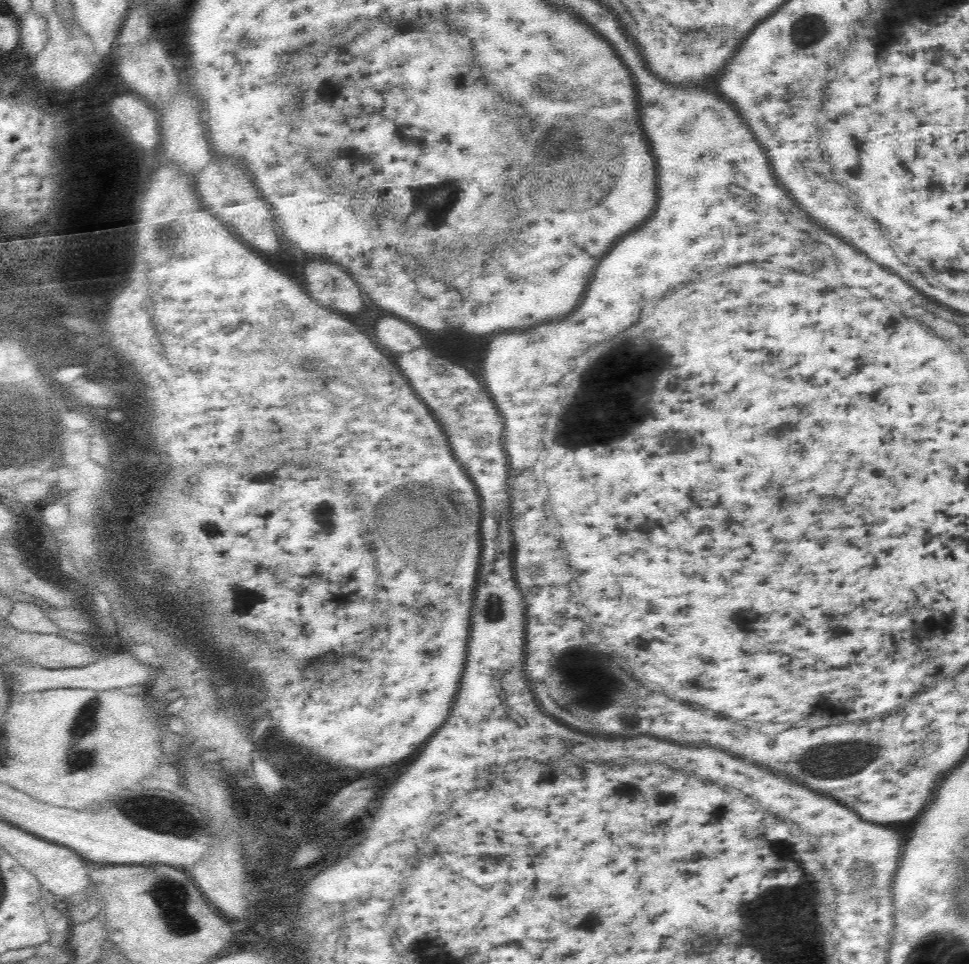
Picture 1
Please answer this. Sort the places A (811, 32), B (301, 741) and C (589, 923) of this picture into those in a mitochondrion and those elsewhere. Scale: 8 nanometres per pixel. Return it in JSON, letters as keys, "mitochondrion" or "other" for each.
{"A":"mitochondrion","B":"mitochondrion","C":"other"}

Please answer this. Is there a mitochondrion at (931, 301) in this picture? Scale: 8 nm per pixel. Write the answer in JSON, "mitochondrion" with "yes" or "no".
{"mitochondrion":"no"}

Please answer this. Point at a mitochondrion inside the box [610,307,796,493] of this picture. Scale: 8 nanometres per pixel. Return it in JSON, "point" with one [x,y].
{"point":[674,441]}

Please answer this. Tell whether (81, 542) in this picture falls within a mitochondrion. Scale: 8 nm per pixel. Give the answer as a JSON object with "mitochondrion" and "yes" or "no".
{"mitochondrion":"yes"}

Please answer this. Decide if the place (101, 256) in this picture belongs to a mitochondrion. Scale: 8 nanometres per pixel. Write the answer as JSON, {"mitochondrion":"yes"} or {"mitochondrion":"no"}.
{"mitochondrion":"no"}

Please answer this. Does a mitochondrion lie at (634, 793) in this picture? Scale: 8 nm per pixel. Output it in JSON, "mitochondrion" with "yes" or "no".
{"mitochondrion":"yes"}

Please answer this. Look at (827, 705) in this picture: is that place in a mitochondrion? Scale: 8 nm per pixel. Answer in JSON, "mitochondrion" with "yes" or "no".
{"mitochondrion":"yes"}

